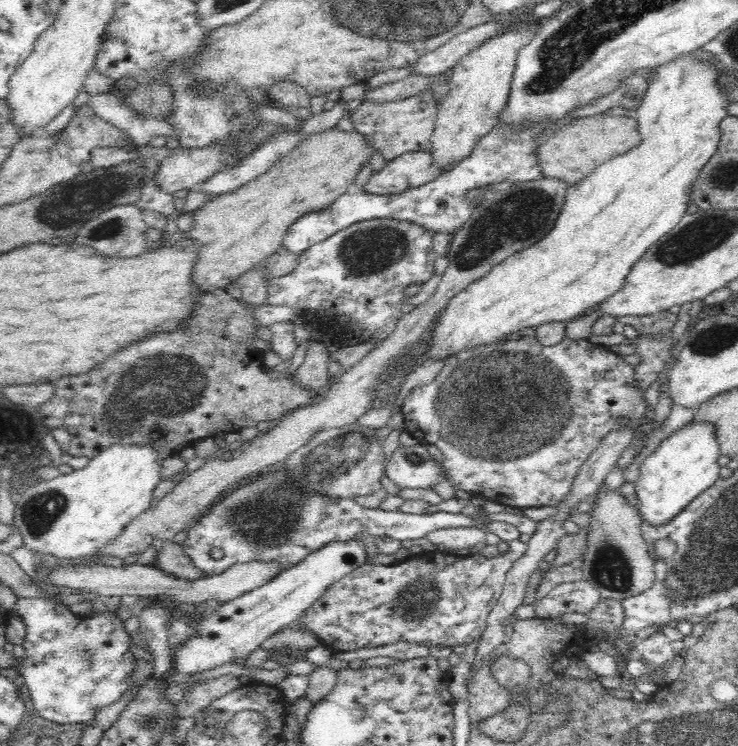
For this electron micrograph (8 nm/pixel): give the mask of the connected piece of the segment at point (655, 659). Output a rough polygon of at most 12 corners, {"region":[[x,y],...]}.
{"region":[[662,631],[637,639],[633,650],[652,668],[677,658]]}

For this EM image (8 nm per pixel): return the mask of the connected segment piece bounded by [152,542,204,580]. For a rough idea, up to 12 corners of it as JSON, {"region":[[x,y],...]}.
{"region":[[161,542],[152,566],[170,576],[198,580],[198,571],[183,547]]}

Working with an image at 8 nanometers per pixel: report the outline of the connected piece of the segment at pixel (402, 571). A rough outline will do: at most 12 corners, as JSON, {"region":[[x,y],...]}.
{"region":[[519,539],[330,584],[301,624],[333,652],[482,636]]}

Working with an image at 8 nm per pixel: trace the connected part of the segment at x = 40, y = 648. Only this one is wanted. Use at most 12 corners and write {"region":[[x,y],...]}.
{"region":[[41,598],[20,669],[44,719],[86,726],[132,685],[120,616]]}

